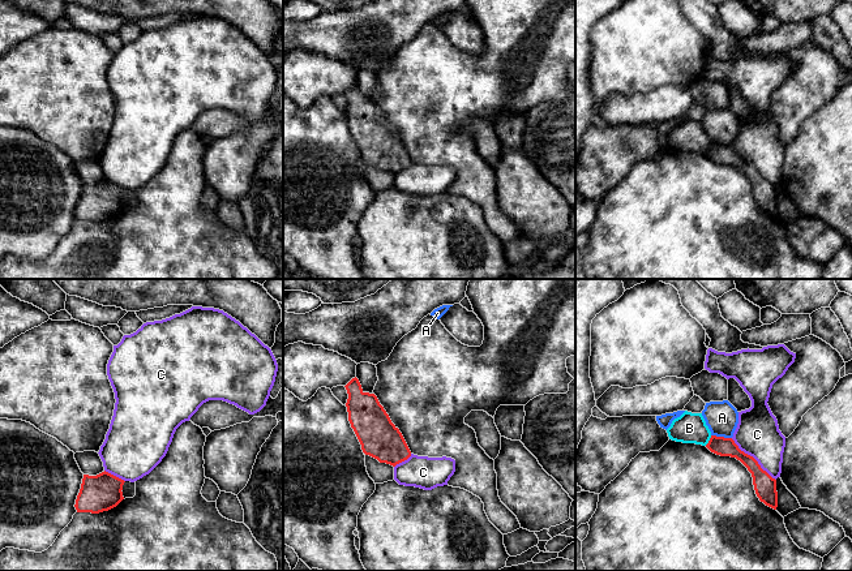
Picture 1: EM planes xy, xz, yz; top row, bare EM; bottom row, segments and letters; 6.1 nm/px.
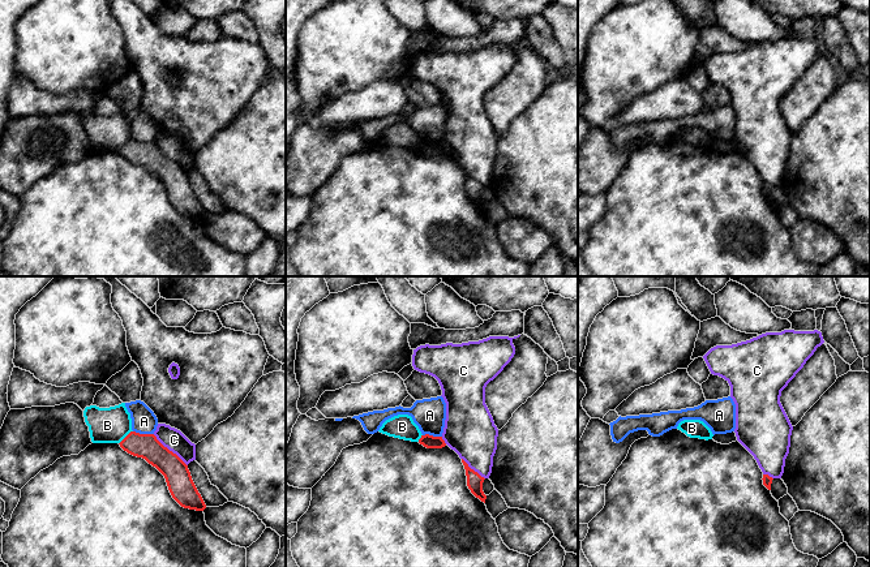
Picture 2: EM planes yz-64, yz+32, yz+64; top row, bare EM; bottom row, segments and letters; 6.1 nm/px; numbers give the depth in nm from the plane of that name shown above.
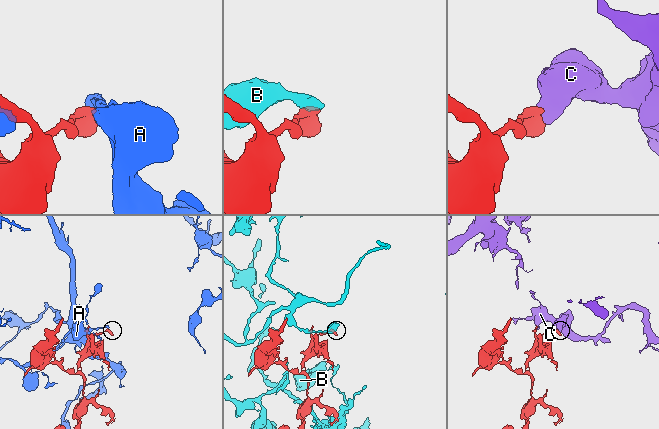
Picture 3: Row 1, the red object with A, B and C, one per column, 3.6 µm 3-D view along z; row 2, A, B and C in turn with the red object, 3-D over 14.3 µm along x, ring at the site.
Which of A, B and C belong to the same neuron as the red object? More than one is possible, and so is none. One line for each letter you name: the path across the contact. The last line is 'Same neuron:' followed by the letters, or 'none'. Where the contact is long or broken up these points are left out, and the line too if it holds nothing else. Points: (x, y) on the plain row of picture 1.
Same neuron: none

